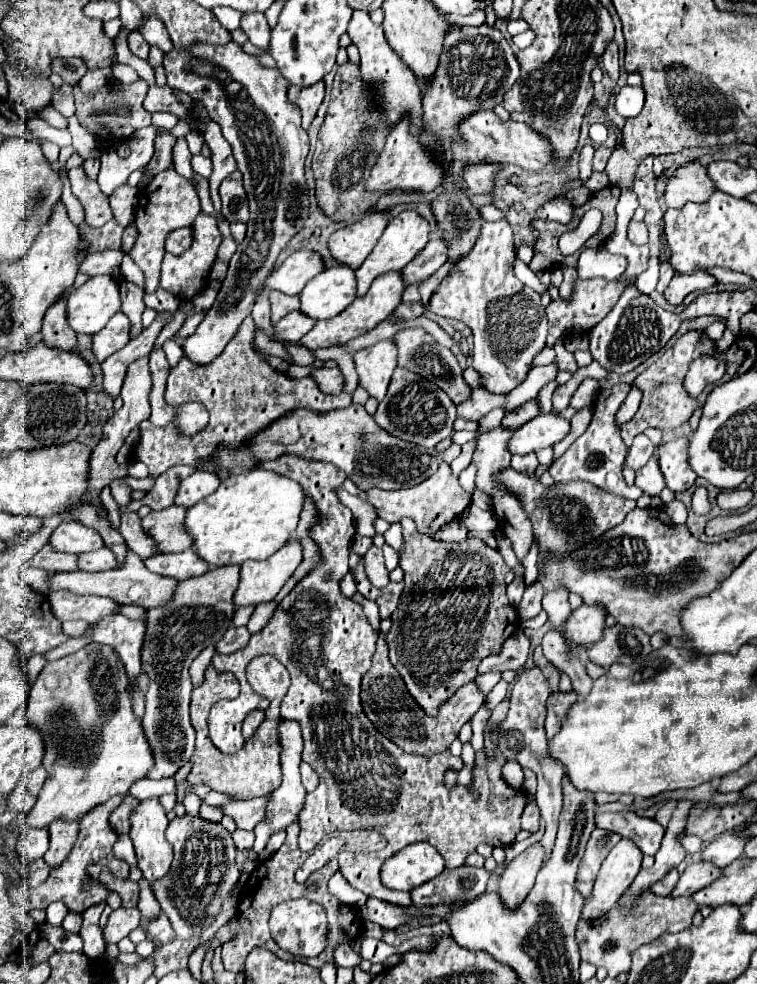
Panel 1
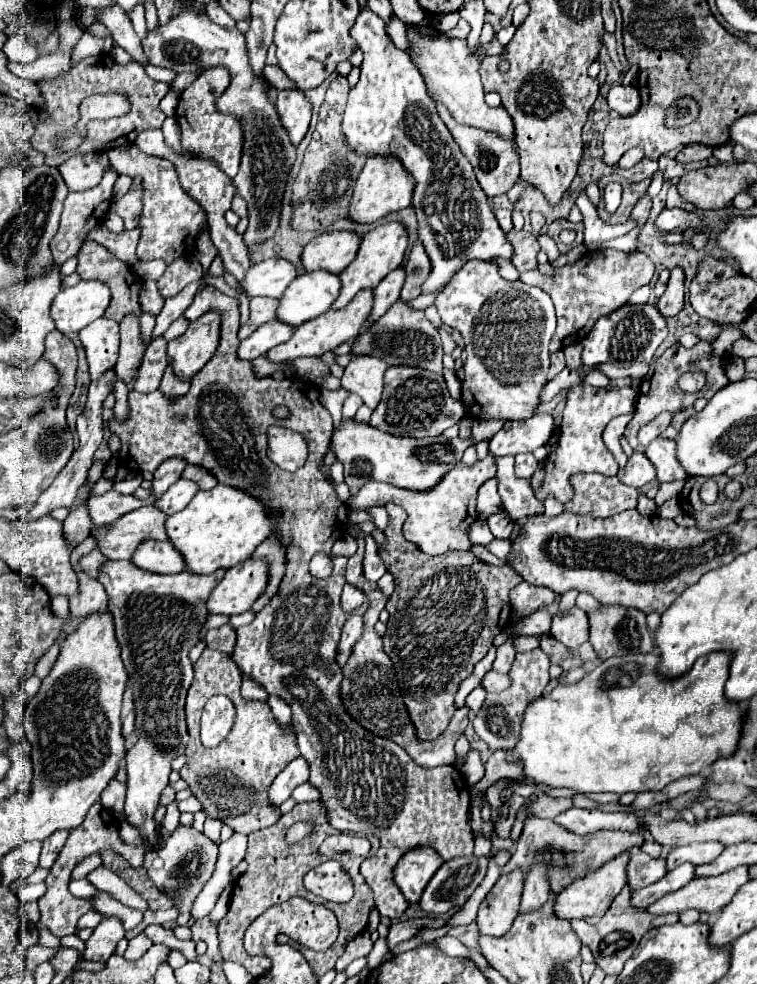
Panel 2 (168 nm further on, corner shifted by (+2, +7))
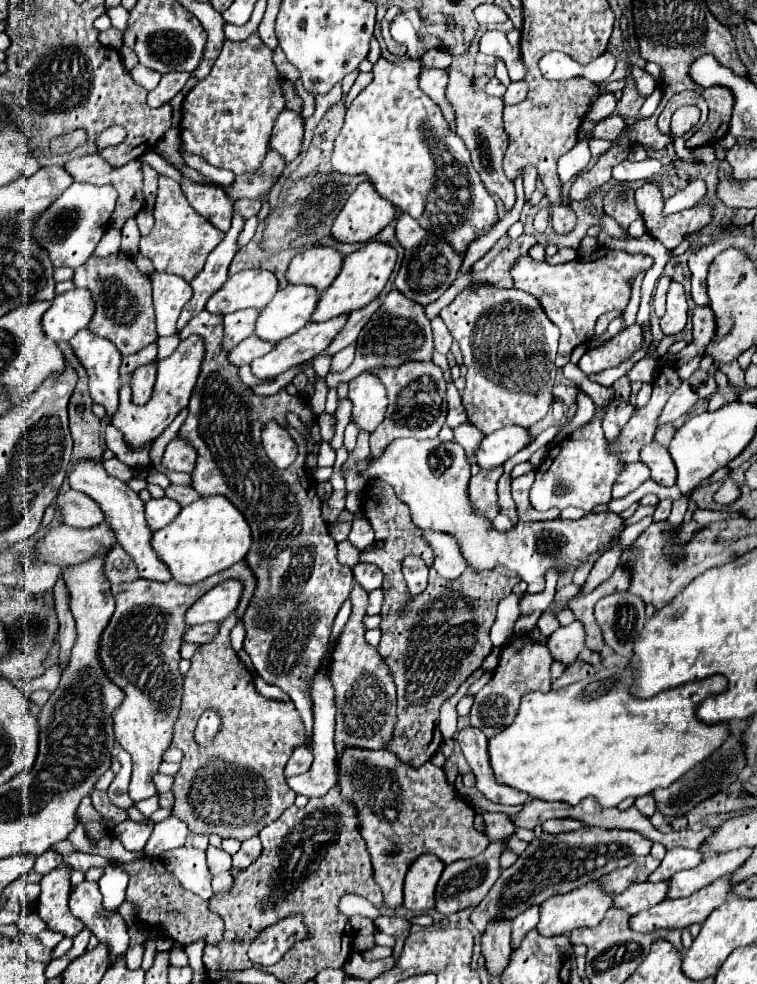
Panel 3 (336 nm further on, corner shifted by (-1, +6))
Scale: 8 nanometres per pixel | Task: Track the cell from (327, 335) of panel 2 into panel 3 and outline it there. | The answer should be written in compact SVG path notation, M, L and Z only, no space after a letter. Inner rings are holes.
M339 315L335 319L323 323L307 323L307 327L279 341L273 351L265 357L259 357L251 363L251 373L257 379L273 379L285 369L305 363L327 349L339 329L345 325L347 315Z

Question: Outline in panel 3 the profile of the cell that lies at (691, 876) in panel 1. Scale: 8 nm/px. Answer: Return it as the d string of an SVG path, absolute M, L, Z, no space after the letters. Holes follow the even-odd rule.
M667 881L661 883L633 883L627 887L627 891L615 895L613 907L627 911L629 915L635 915L639 911L645 911L657 903L663 901L667 895Z

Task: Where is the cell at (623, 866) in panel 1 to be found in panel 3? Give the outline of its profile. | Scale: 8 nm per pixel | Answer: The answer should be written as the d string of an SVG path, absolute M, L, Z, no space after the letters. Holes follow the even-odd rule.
M587 883L567 895L555 895L555 897L547 899L545 903L541 903L539 905L539 923L535 929L539 931L539 935L555 937L555 935L569 935L573 929L579 929L579 927L595 927L595 925L599 925L599 921L611 907L611 901L613 901L613 895L601 891L601 887L597 887L595 883Z

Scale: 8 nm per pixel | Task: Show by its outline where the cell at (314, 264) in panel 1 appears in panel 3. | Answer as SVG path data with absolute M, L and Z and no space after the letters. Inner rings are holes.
M265 269L241 271L231 275L227 283L219 291L215 291L215 295L211 295L205 309L209 313L219 315L227 315L247 307L261 311L273 299L277 289L279 289L277 279L269 271Z

